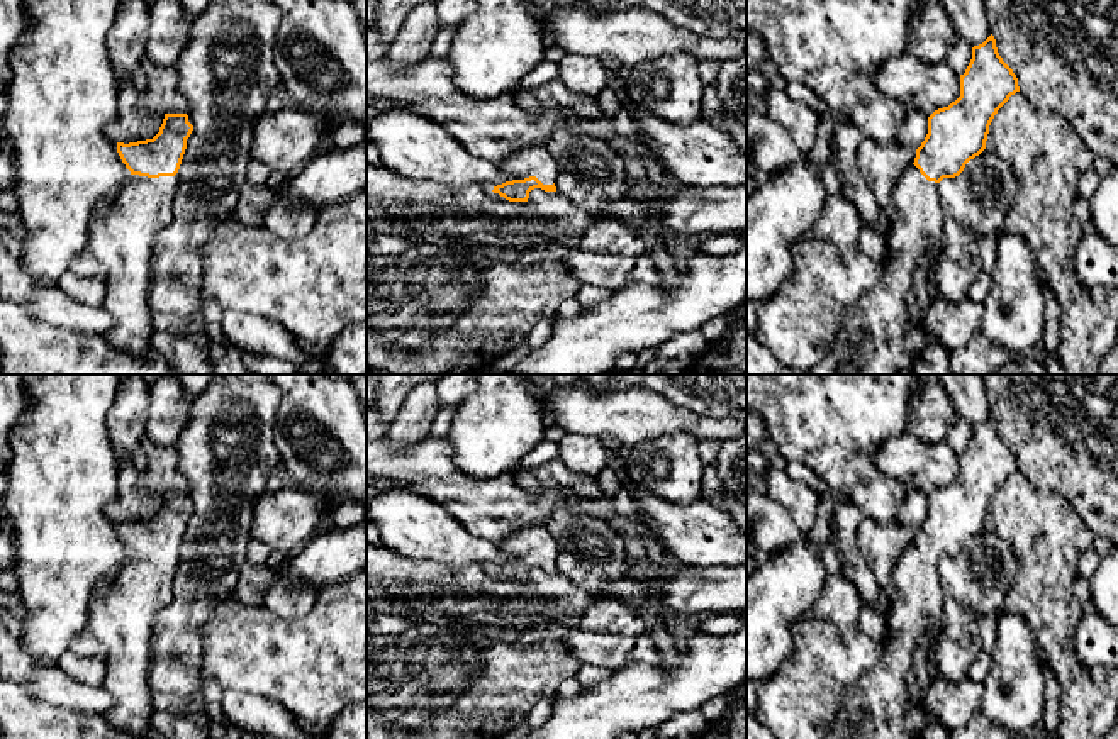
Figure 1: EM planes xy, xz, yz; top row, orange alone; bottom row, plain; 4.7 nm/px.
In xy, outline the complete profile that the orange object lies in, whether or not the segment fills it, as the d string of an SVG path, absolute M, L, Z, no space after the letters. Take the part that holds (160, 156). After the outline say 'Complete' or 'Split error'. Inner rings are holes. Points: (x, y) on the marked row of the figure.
M165 114L153 139L117 142L131 176L100 207L88 237L87 251L107 269L102 308L115 320L103 337L132 356L149 349L154 332L148 305L153 259L158 236L173 220L175 175L192 131L187 114Z. Split error

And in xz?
M531 146L514 153L499 168L507 175L507 181L497 186L485 185L485 188L509 202L528 202L534 188L556 192L556 164L546 146Z. Split error

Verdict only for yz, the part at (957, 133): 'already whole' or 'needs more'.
needs more

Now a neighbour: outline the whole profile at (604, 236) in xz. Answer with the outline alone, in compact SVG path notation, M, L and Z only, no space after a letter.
M604 219L585 229L577 249L633 256L645 253L645 241L636 229Z

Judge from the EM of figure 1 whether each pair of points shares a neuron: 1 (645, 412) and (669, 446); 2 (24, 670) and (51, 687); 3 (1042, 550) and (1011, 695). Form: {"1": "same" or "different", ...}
{"1": "different", "2": "same", "3": "different"}

